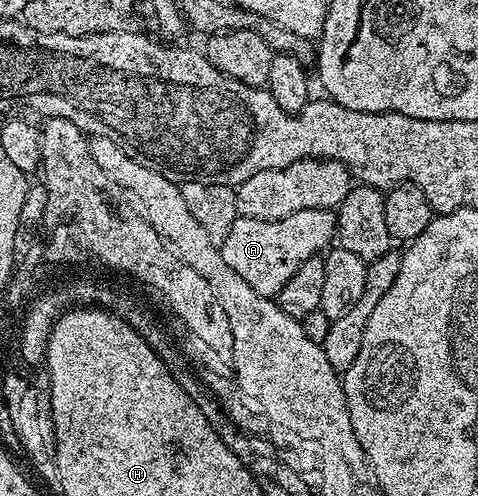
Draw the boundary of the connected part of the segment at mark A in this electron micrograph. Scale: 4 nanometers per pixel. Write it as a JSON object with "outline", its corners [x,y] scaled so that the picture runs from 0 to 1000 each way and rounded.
{"outline":[[[686,419],[634,421],[579,444],[498,433],[483,450],[460,504],[477,534],[538,593],[571,603],[636,526],[665,516],[690,492],[686,486],[699,484],[703,468],[705,440]]]}

